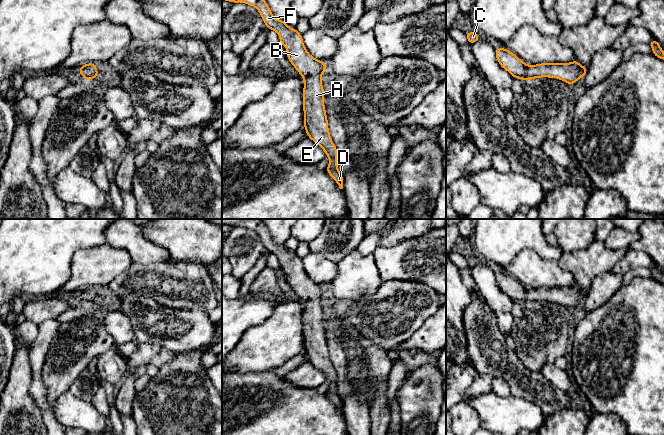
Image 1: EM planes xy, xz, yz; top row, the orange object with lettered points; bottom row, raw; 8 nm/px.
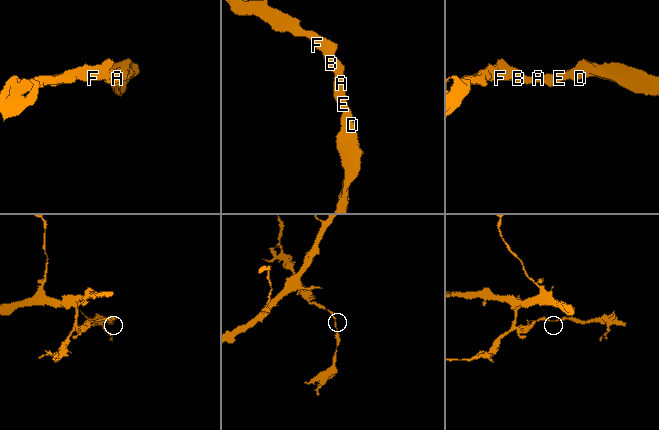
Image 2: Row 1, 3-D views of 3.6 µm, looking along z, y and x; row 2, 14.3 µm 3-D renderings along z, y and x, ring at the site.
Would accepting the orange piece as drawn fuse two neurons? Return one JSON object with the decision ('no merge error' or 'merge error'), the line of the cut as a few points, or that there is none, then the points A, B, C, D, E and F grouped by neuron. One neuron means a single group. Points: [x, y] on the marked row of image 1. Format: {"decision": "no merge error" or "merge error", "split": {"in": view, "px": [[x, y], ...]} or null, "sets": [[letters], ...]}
{"decision": "no merge error", "split": null, "sets": [["A", "B", "C", "D", "E", "F"]]}

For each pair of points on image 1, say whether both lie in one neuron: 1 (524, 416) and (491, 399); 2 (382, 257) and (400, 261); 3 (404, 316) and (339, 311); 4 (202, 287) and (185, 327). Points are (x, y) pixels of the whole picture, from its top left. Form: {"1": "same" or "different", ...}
{"1": "same", "2": "same", "3": "same", "4": "different"}

